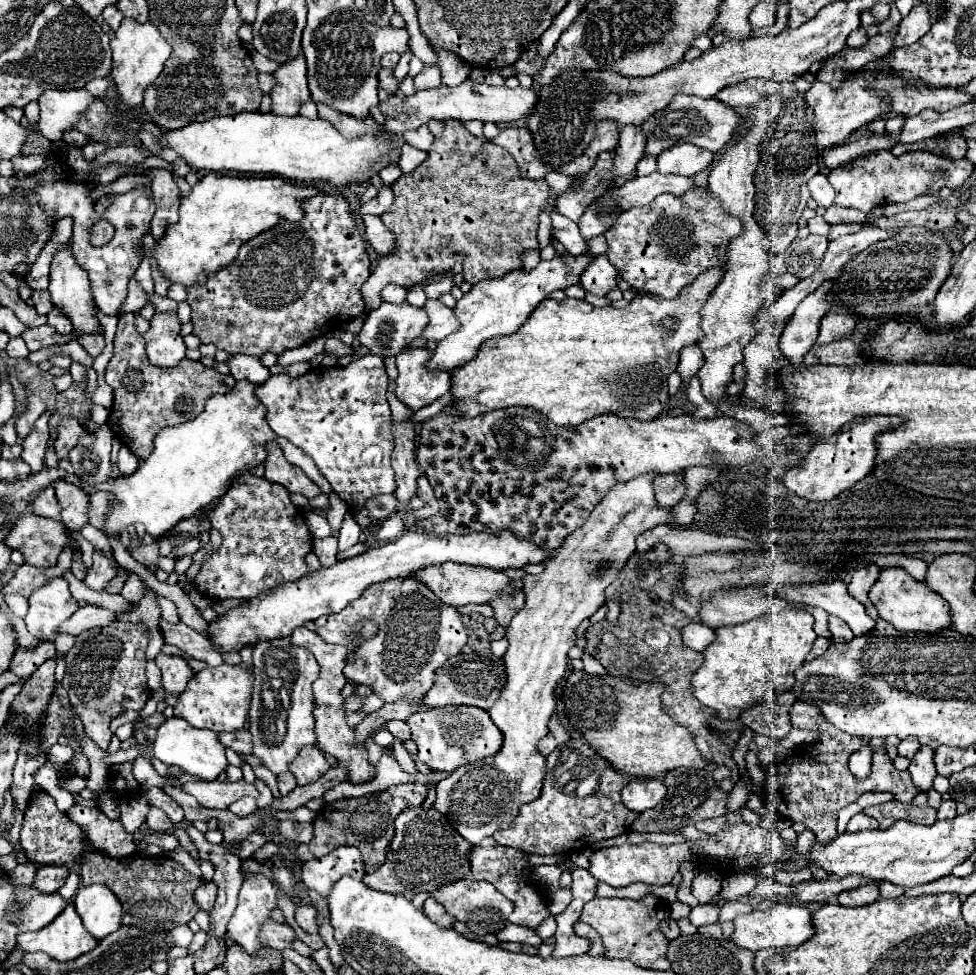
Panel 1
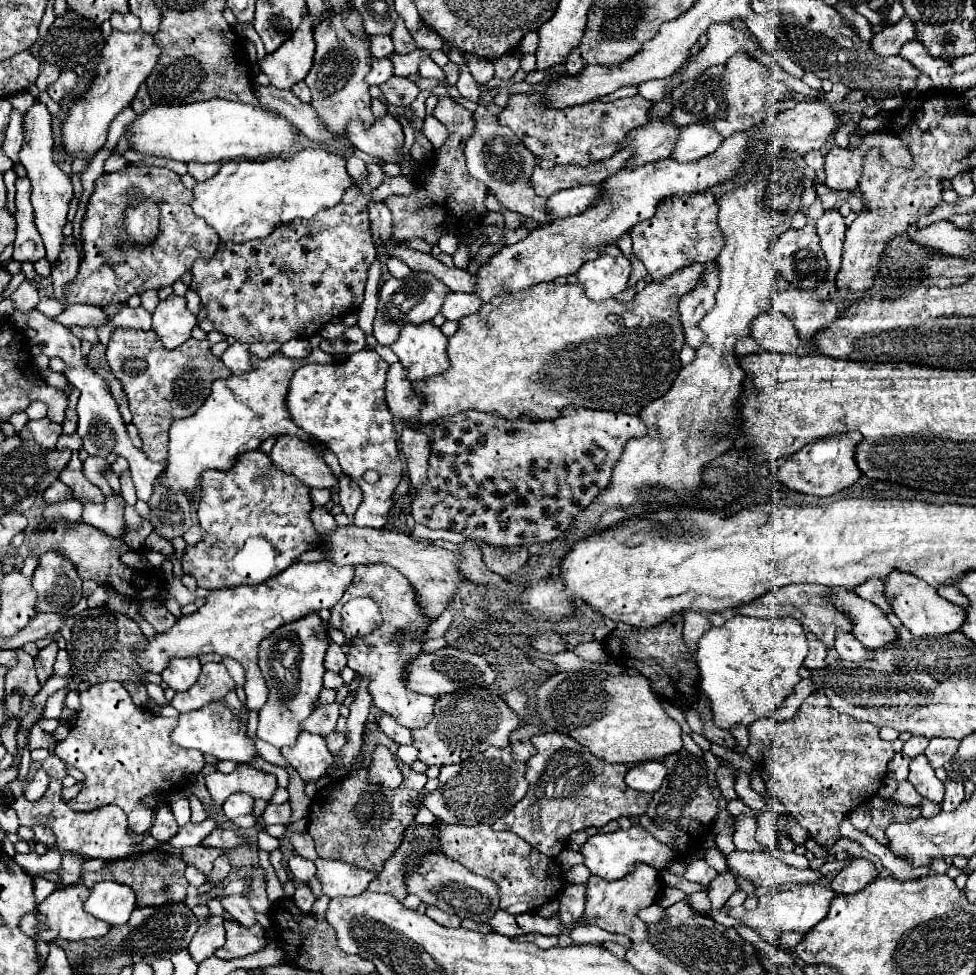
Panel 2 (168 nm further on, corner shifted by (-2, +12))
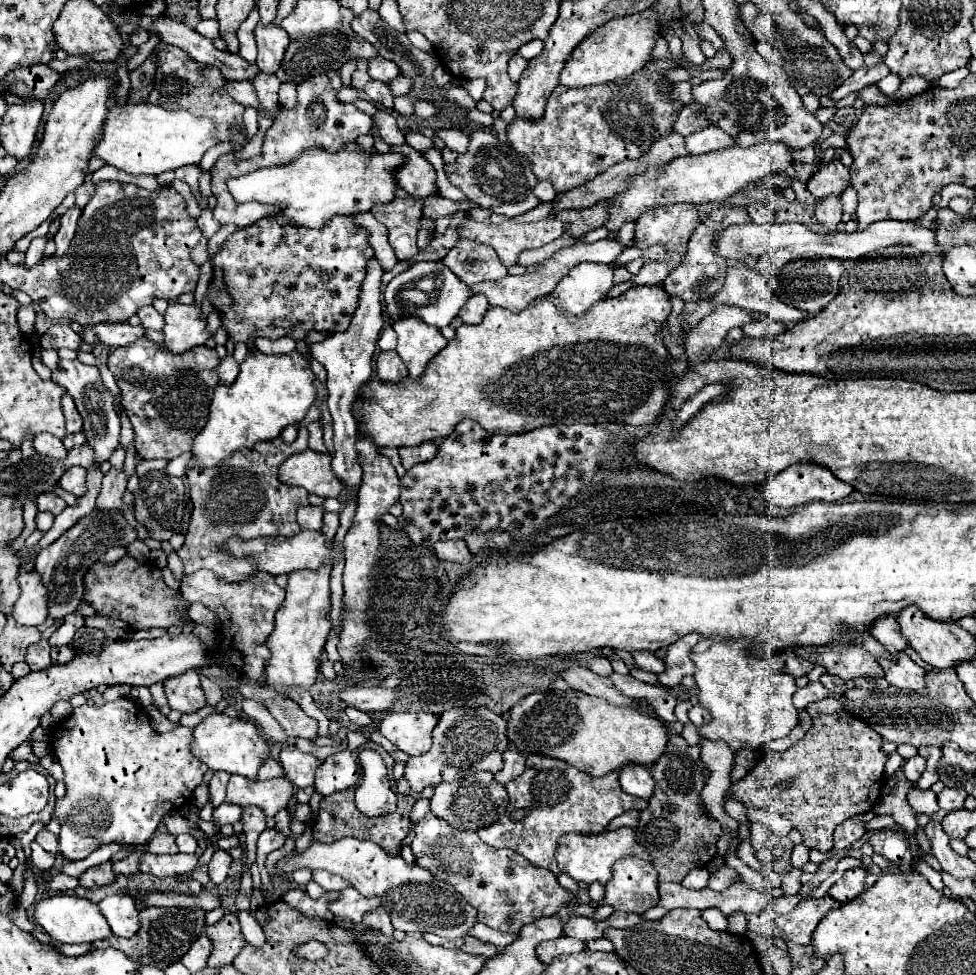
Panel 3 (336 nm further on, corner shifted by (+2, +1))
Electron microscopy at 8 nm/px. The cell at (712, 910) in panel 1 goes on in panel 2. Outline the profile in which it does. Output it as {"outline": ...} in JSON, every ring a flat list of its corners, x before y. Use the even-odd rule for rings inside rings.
{"outline":[[721,873,717,875,711,883,709,883,709,899,711,899,711,909,721,909,725,905,725,901,731,897,731,893,737,891,737,883,733,879,733,875]]}

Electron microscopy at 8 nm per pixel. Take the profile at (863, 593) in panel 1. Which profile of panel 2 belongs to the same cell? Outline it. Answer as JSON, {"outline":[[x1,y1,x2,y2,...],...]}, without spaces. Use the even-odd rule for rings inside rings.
{"outline":[[867,579,867,583,861,583,859,587,855,587,855,593,867,601,871,601,873,605,877,605,883,613,891,611,887,599,883,597,883,581,881,579]]}

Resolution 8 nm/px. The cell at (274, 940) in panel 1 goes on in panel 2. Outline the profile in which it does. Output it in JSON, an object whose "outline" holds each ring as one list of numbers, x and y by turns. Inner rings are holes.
{"outline":[[229,895,223,899,223,909,243,927,253,927,257,923,257,911,251,907,245,895]]}

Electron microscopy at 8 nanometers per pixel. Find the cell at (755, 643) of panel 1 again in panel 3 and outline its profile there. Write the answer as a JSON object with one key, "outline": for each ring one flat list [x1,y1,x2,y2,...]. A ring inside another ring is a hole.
{"outline":[[735,640,735,642,717,642,707,652,691,654,691,660,695,664,695,684,699,688,699,704,711,714,709,724,703,724,697,728,699,736,707,740,725,740,733,752,739,750,757,750,763,748,767,742,787,736,797,726,797,710,793,706,793,694,797,690,795,678,783,672,781,656,771,658,753,658,747,650,747,640]]}

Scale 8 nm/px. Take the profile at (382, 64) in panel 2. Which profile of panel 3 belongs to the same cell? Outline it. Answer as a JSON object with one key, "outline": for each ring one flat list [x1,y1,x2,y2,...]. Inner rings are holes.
{"outline":[[357,58,357,68,353,70,353,78,351,78,351,86,357,90,363,90,363,86,367,84,369,74,367,74,367,60,359,60]]}

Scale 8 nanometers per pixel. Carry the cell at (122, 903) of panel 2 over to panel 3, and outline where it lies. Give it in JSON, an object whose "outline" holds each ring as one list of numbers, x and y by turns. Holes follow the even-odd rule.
{"outline":[[129,894,107,896,99,902,101,914,107,918,115,936,133,938,139,930,139,910]]}

